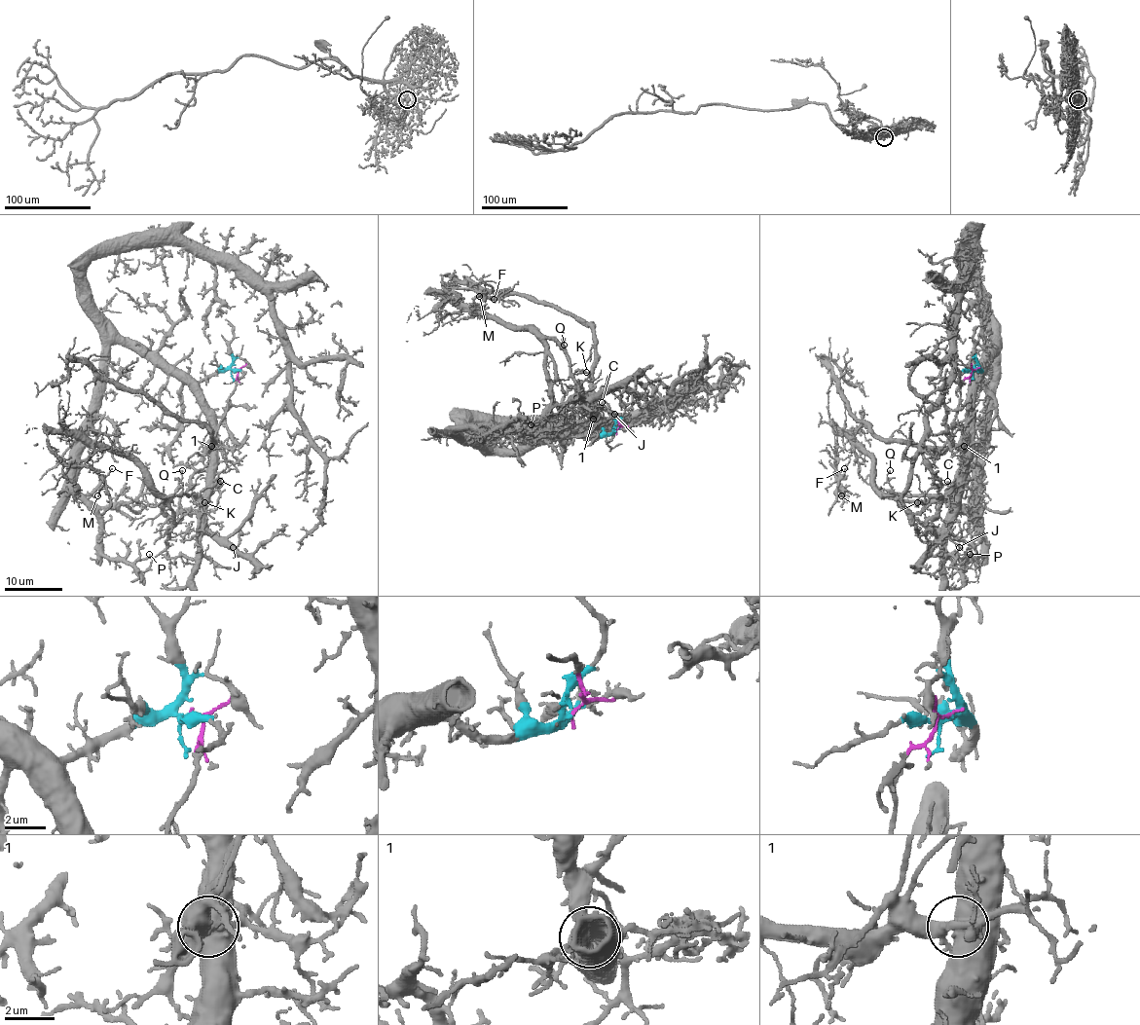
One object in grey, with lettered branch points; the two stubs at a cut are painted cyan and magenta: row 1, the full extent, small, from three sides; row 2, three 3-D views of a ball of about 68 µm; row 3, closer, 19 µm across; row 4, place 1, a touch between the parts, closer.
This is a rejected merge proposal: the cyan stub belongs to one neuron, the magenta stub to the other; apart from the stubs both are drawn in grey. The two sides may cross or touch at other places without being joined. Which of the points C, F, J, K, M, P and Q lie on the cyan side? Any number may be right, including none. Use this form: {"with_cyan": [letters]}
{"with_cyan": ["C", "J", "P"]}

